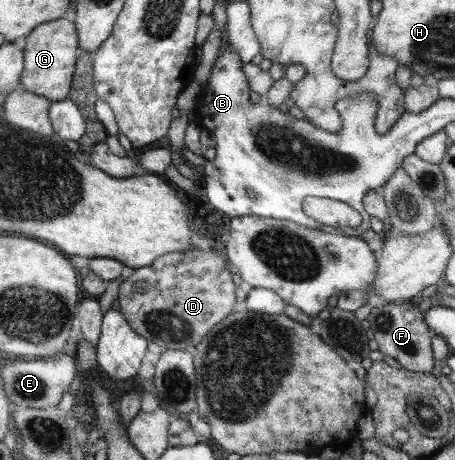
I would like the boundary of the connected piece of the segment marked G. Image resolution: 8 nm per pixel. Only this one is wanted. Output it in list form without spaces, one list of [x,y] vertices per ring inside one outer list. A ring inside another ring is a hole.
[[[58,19],[37,26],[26,37],[23,50],[24,69],[20,73],[19,87],[51,102],[64,100],[70,93],[71,82],[75,75],[74,59],[78,47],[79,39],[76,39],[76,29],[70,20]]]

